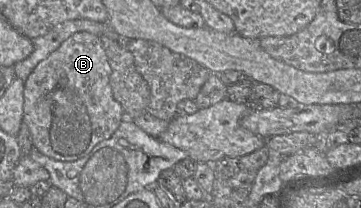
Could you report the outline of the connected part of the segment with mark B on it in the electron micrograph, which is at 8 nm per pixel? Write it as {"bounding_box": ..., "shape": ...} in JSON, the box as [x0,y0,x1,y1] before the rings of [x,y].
{"bounding_box":[23,32,126,161],"shape":[[[77,32],[42,60],[25,81],[23,122],[30,129],[33,145],[42,154],[59,161],[76,161],[98,143],[109,139],[126,118],[110,85],[111,67],[100,38]]]}

